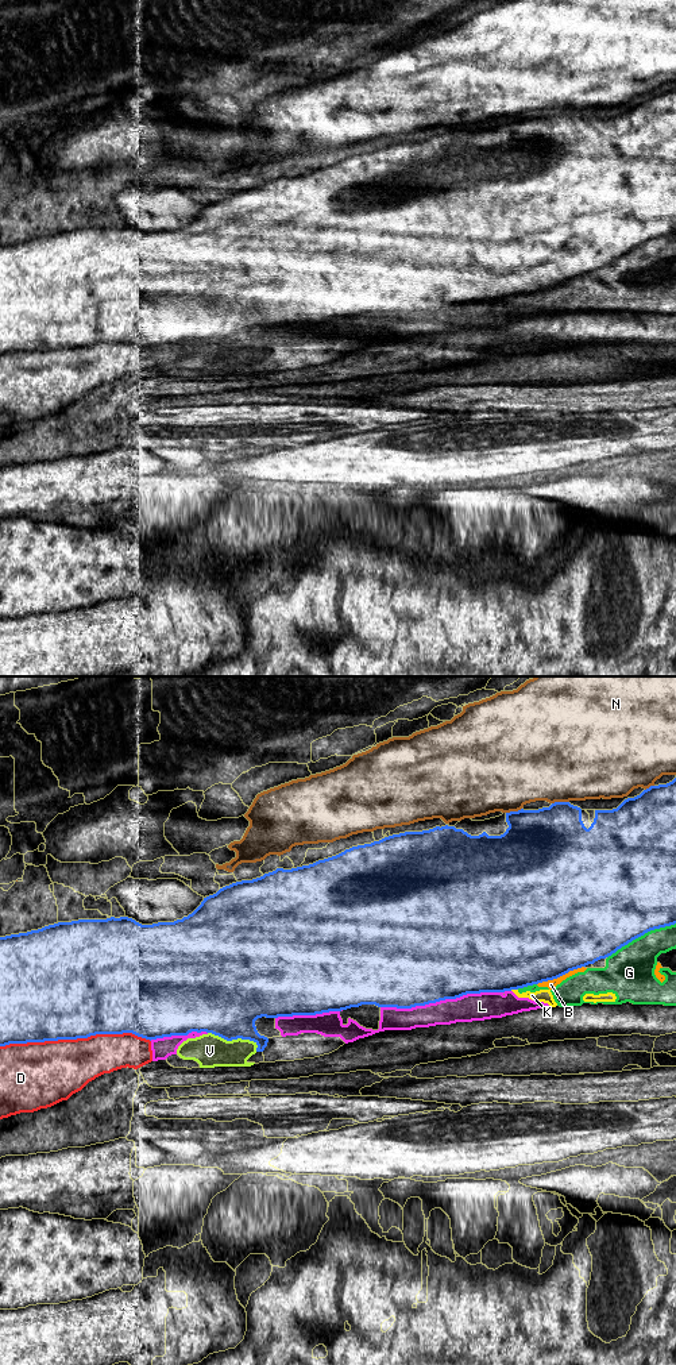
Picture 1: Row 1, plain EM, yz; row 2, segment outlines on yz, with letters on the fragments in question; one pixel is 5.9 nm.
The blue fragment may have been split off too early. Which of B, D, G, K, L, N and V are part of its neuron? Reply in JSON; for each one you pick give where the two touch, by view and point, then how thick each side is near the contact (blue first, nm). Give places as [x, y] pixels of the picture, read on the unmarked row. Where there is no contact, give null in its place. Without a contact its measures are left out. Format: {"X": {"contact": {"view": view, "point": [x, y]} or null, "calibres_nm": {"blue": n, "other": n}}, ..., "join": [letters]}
{"join": []}

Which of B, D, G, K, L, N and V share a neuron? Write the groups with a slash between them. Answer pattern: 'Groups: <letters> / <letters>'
Groups: B G K V / D L / N

